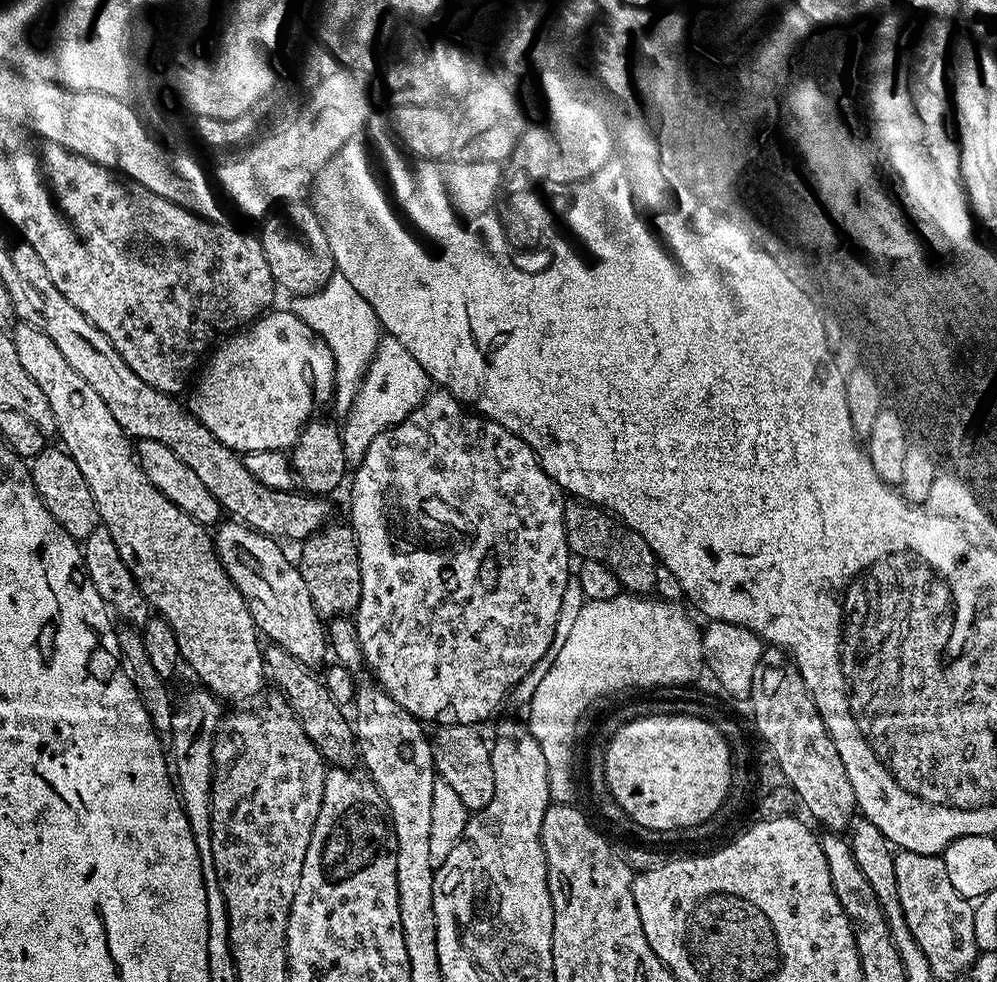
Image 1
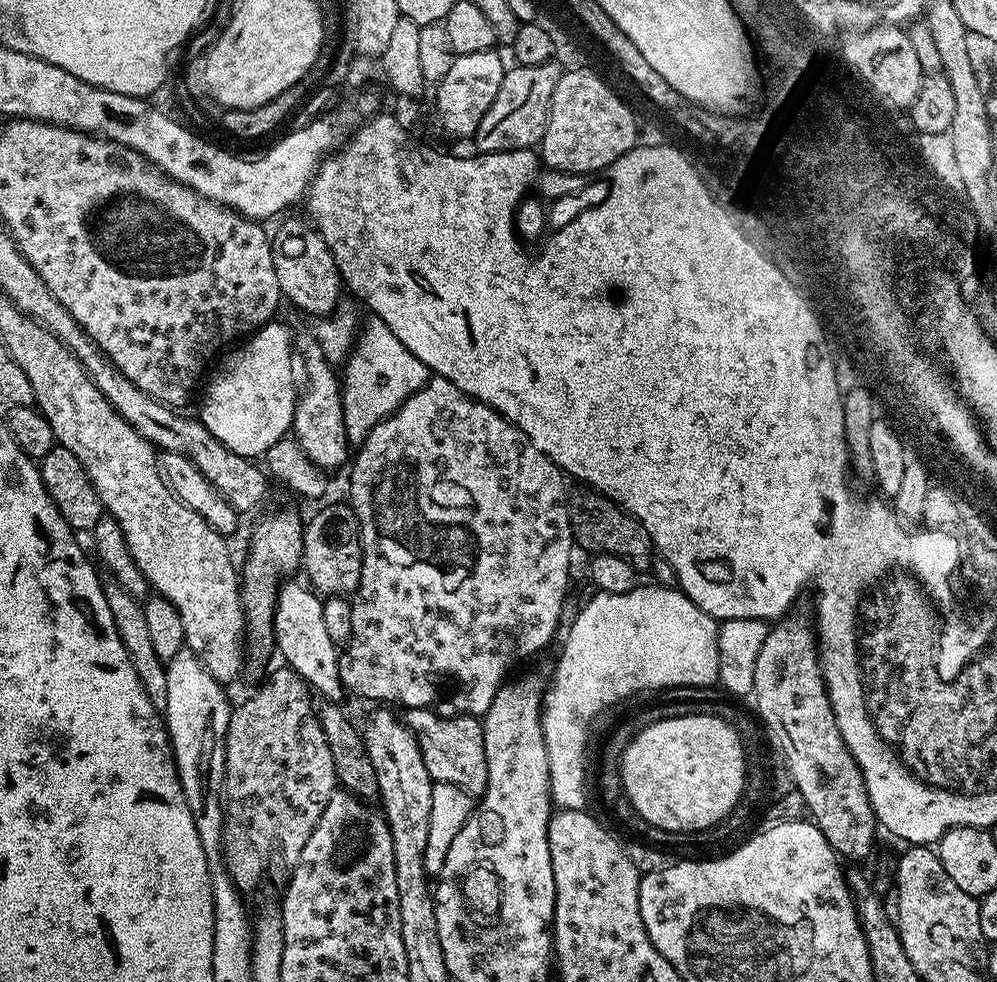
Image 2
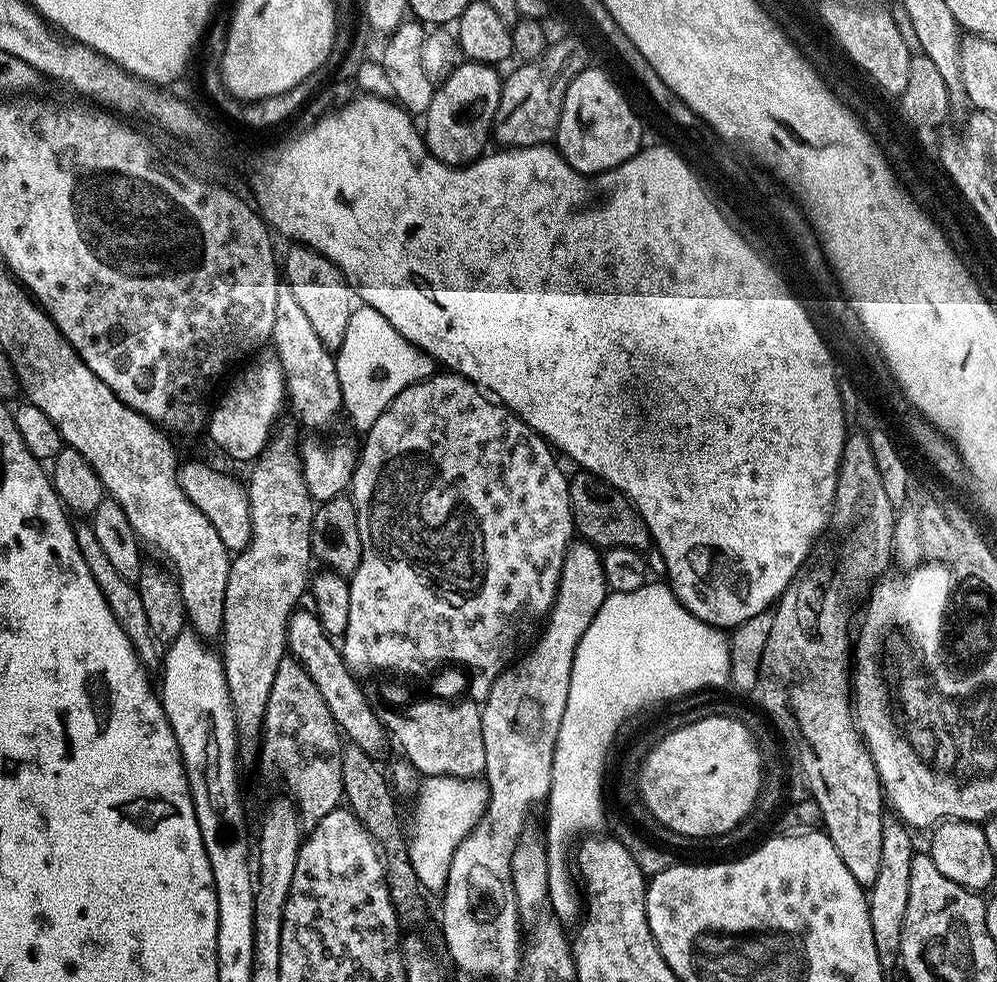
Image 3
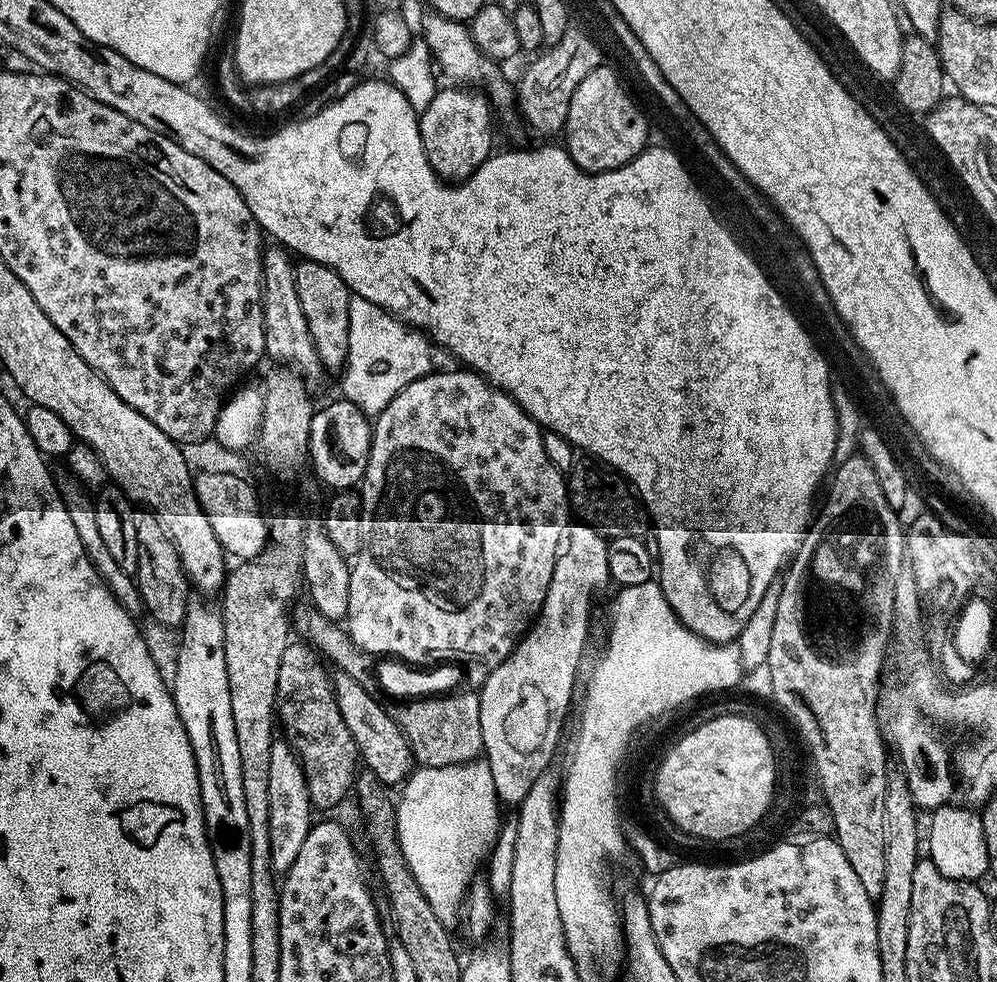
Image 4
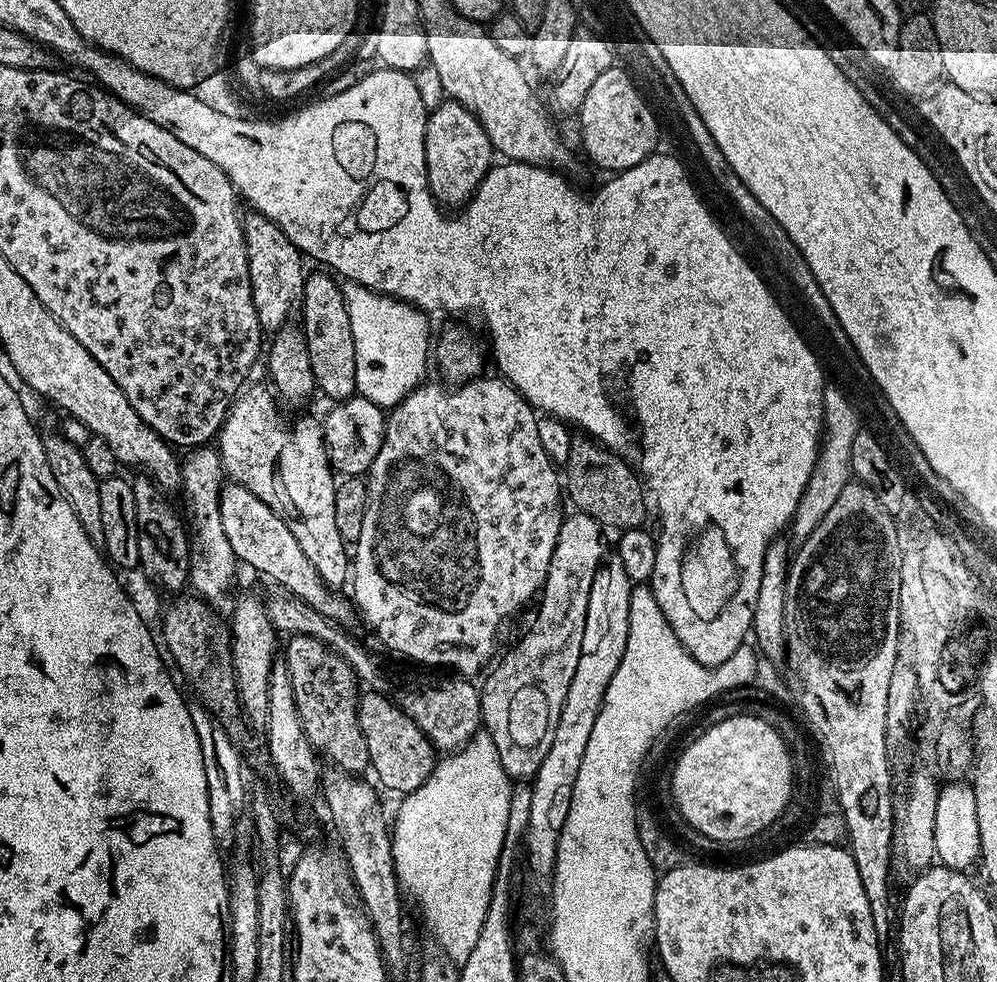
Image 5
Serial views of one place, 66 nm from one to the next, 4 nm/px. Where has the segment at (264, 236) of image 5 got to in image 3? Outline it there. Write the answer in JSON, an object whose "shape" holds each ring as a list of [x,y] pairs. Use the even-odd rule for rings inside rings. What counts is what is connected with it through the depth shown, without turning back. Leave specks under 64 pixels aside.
{"shape":[[[281,286],[278,290],[278,310],[274,310],[274,330],[270,344],[276,347],[274,355],[284,372],[286,400],[290,412],[292,408],[293,414],[297,416],[295,419],[308,428],[324,428],[336,415],[341,415],[344,399],[342,386],[338,386],[333,349],[322,346],[322,338],[318,338],[314,325],[306,319],[305,312],[298,306],[287,286]]]}

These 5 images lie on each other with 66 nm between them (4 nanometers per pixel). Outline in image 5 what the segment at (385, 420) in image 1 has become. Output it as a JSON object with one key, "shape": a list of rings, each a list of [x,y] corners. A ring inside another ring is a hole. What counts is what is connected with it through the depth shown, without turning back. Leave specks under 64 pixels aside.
{"shape":[[[348,282],[343,289],[350,314],[350,330],[354,330],[357,393],[379,408],[391,410],[427,377],[424,375],[428,372],[428,364],[430,368],[429,313],[394,296],[371,292],[361,284]]]}

